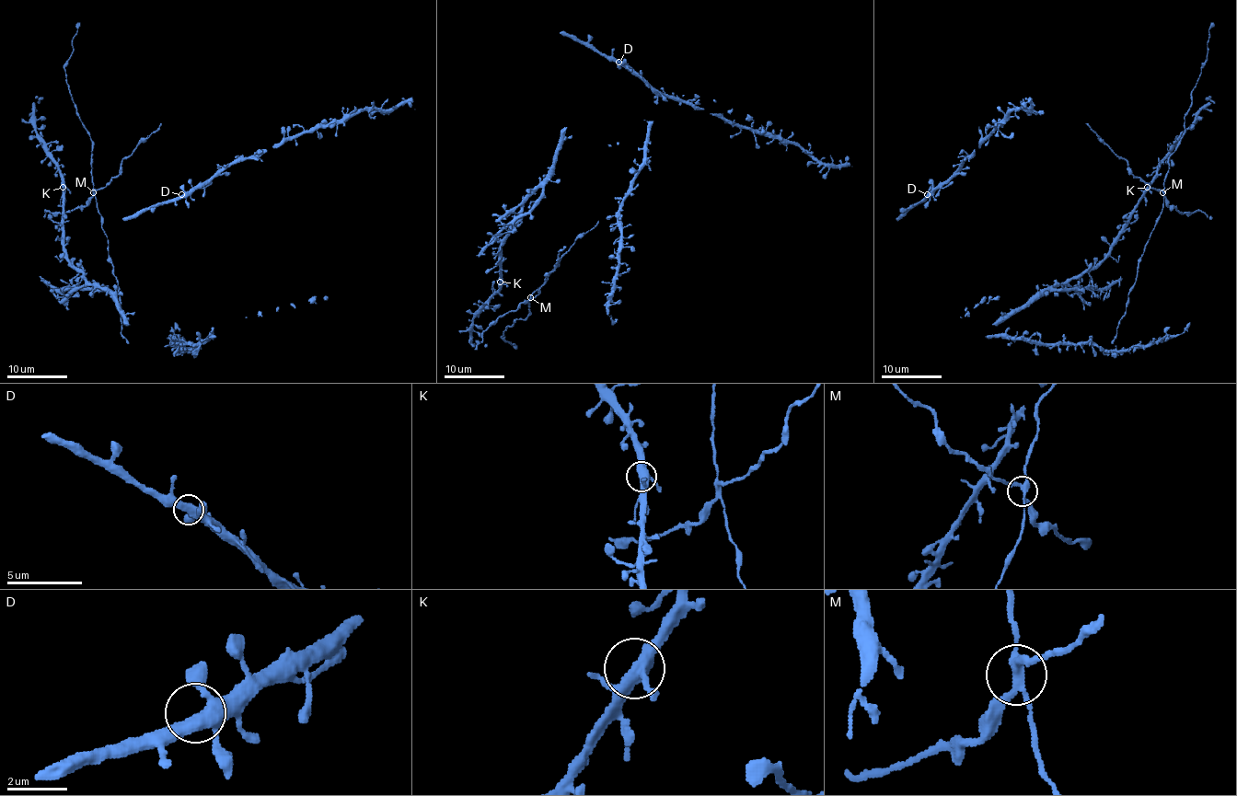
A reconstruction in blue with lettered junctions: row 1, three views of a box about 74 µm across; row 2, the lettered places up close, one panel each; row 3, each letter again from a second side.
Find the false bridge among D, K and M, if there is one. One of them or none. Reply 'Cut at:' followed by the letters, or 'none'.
Cut at: M

